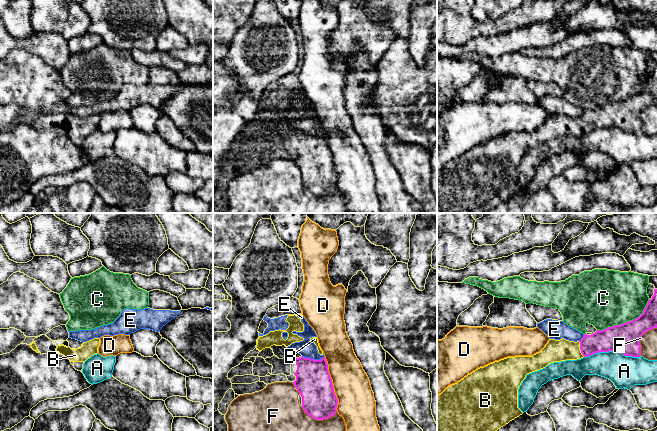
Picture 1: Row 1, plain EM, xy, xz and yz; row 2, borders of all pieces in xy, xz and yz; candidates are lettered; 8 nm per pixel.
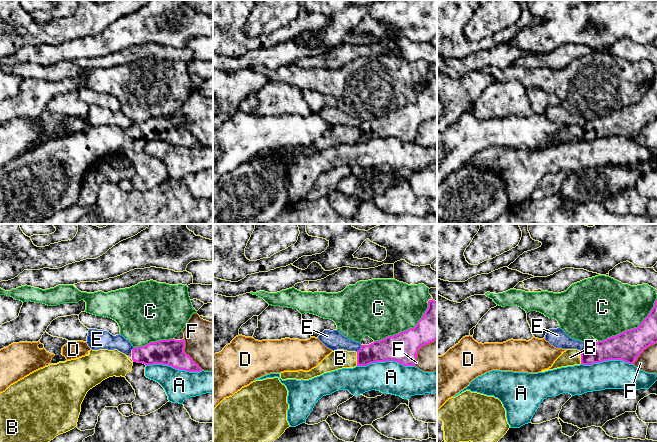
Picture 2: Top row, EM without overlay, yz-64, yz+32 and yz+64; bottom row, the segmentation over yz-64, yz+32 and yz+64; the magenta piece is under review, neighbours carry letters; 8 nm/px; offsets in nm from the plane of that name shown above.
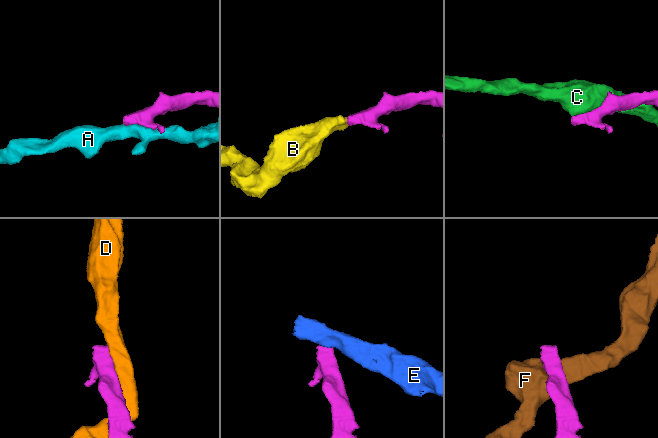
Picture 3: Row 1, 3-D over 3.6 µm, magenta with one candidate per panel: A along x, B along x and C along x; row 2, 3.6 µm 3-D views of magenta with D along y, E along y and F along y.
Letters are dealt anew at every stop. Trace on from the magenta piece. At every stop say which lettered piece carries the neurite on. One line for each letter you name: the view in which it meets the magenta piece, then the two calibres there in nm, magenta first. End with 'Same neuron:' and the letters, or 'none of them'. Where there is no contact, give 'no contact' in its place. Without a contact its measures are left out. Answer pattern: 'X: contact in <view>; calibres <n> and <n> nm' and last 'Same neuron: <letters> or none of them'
B: contact in yz; calibres 190 and 180 nm
Same neuron: B

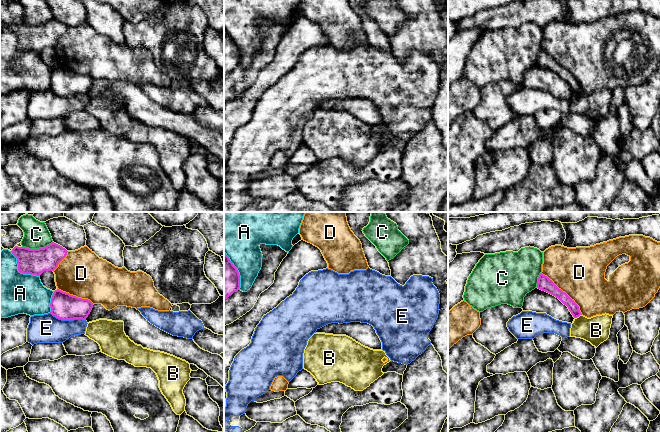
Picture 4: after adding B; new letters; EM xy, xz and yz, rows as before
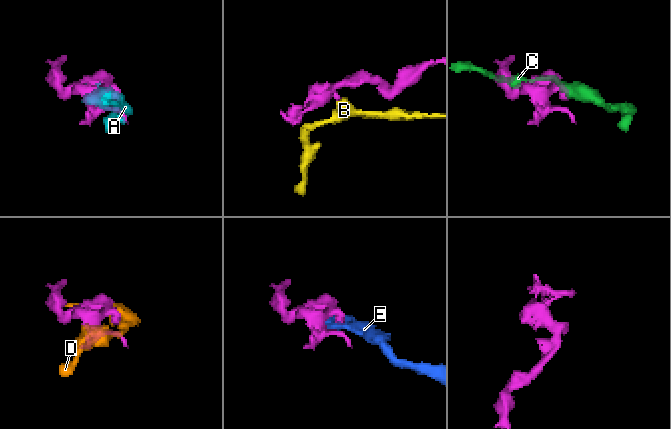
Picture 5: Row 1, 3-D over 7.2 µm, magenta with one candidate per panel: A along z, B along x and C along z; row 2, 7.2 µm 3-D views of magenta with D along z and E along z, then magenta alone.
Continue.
Same neuron: none of them

